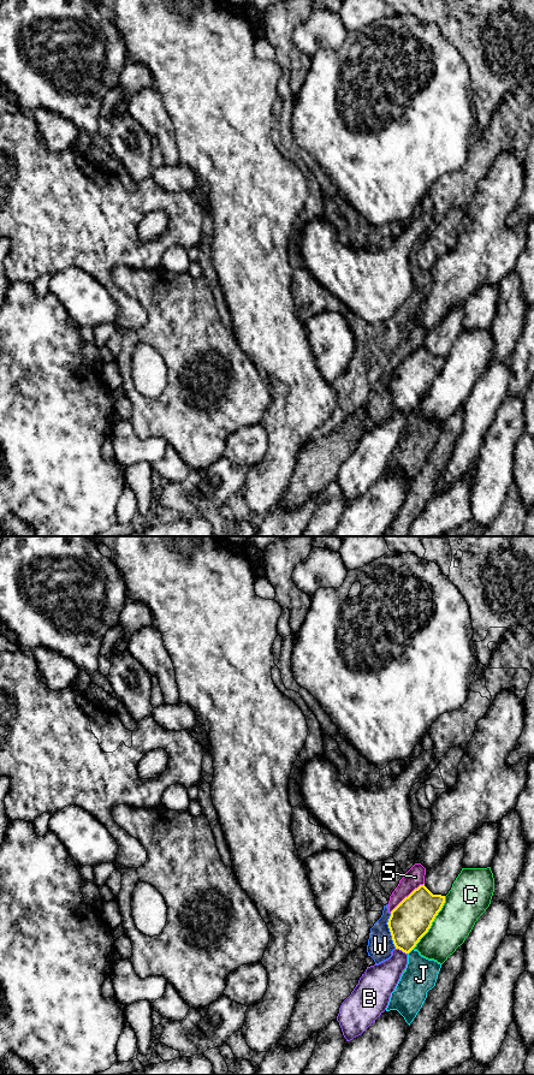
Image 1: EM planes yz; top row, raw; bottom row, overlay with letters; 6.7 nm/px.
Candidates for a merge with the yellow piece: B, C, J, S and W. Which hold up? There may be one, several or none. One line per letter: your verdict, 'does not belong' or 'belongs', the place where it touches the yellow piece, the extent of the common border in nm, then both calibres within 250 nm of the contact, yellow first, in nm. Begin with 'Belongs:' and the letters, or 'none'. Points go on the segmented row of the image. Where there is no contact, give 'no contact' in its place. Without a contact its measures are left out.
Belongs: none
B: does not belong; meets yellow in yz at (402, 950); contact 90 nm long; 280 nm thick on the yellow side, 220 nm on the other
C: does not belong; meets yellow in yz at (432, 921); contact 420 nm long; 280 nm thick on the yellow side, 260 nm on the other
J: does not belong; meets yellow in yz at (410, 950); contact 60 nm long; 280 nm thick on the yellow side, 220 nm on the other
S: does not belong; meets yellow in yz at (408, 896); contact 300 nm long; 280 nm thick on the yellow side, 130 nm on the other
W: does not belong; meets yellow in yz at (390, 931); contact 240 nm long; 280 nm thick on the yellow side, 180 nm on the other

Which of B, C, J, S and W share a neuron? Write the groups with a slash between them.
B / C / J / S W

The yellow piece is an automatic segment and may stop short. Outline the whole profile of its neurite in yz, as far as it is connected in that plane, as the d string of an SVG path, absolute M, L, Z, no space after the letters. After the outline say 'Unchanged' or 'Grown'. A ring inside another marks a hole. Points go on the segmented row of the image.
M425 884L405 897L387 922L396 949L409 954L428 932L444 903L445 896L433 895Z. Unchanged

